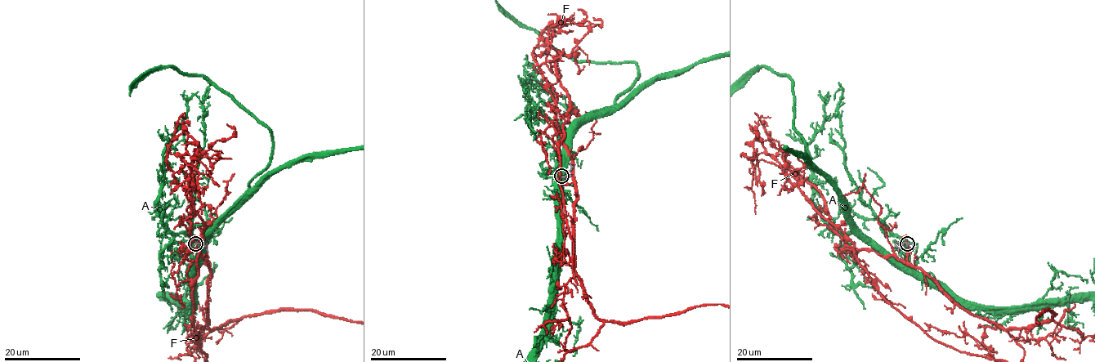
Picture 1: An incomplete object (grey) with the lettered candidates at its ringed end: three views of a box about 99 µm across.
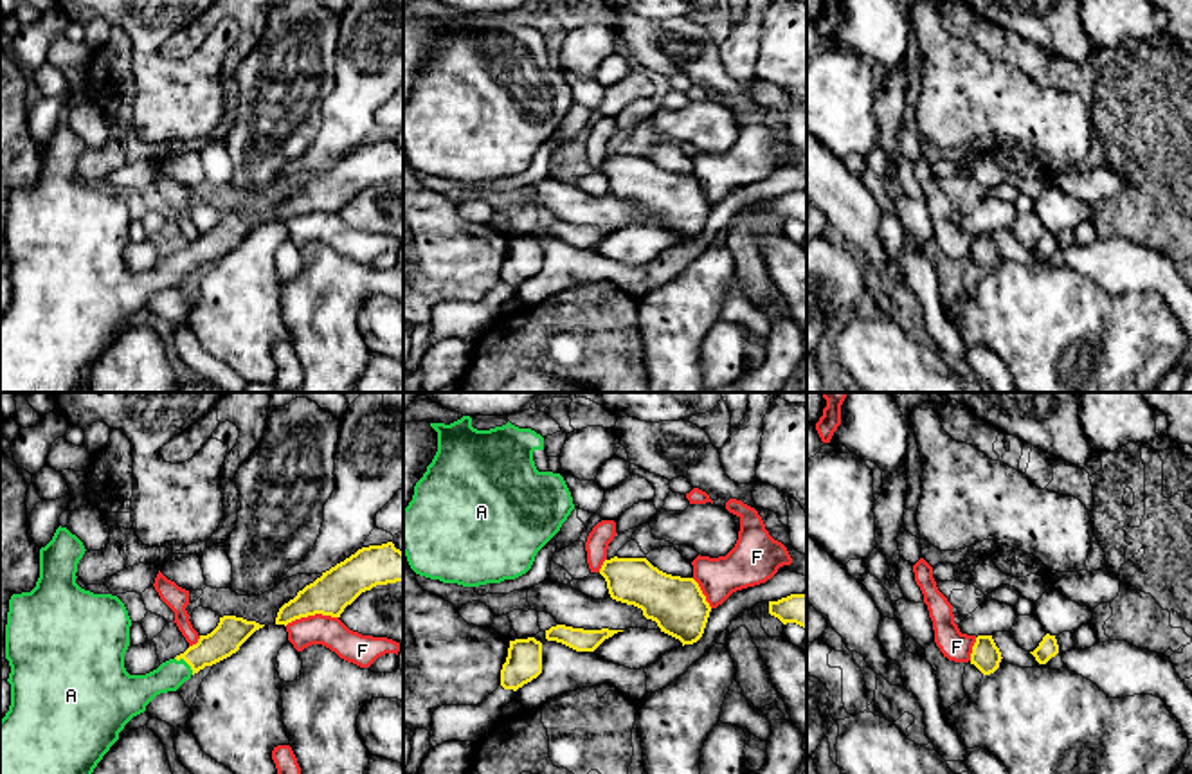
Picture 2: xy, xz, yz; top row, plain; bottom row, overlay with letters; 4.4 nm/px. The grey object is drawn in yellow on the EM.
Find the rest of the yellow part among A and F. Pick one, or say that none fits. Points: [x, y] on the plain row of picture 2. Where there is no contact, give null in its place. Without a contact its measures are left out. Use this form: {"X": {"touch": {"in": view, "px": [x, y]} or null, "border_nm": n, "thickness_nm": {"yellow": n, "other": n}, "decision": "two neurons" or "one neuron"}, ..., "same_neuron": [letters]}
{"A": {"touch": {"in": "xy", "px": [186, 258]}, "border_nm": 120, "thickness_nm": {"yellow": 140, "other": 140}, "decision": "one neuron"}, "F": {"touch": {"in": "xy", "px": [310, 211]}, "border_nm": 240, "thickness_nm": {"yellow": 180, "other": 140}, "decision": "two neurons"}, "same_neuron": ["A"]}

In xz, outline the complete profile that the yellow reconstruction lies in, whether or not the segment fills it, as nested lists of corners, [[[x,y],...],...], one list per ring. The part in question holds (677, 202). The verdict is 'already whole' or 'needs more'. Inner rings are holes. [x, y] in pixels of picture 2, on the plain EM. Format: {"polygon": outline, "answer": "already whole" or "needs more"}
{"polygon": [[[618,153],[605,157],[600,171],[612,196],[641,205],[682,243],[702,234],[711,203],[693,175],[666,171],[646,155]]], "answer": "already whole"}

